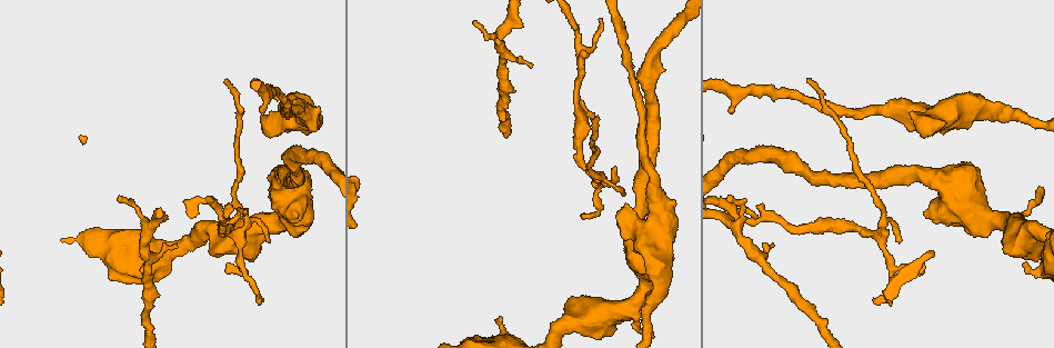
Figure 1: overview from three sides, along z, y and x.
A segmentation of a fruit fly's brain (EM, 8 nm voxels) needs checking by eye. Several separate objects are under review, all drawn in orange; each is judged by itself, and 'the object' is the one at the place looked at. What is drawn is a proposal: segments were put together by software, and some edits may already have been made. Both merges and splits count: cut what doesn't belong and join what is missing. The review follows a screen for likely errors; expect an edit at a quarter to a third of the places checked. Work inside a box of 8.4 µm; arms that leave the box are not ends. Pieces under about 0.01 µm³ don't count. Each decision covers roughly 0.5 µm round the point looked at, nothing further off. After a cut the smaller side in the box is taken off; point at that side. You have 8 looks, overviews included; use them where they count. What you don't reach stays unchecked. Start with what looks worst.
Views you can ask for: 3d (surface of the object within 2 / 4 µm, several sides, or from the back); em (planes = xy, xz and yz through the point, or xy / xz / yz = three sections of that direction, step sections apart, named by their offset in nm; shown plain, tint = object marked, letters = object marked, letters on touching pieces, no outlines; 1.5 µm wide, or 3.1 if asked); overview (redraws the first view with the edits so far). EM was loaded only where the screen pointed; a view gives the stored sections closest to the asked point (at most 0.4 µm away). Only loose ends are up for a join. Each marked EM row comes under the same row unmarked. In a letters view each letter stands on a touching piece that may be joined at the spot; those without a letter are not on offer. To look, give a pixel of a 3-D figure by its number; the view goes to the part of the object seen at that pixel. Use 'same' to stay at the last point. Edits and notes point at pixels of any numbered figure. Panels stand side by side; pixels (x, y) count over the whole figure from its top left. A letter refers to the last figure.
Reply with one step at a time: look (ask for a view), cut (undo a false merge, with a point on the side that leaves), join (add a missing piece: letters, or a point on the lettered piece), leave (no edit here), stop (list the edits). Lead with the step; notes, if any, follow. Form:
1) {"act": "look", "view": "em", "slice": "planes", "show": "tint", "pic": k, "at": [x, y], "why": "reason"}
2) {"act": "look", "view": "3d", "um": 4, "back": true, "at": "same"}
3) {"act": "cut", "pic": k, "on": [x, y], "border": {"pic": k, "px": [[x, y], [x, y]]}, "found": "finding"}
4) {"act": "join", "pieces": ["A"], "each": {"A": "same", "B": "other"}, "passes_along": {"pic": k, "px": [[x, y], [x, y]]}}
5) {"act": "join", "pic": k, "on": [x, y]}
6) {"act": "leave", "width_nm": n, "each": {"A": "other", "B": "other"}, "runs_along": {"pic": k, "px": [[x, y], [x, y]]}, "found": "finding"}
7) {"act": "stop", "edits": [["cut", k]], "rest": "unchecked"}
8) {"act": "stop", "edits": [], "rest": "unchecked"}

{"act": "look", "view": "3d", "um": 2, "pic": 1, "at": [880, 238], "why": "arms part here"}

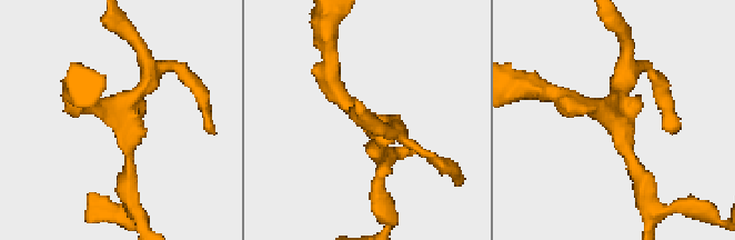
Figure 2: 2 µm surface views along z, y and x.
{"act": "look", "view": "em", "slice": "xy", "step": 8, "show": "tint", "pic": 2, "at": [115, 115], "why": "need the tissue"}

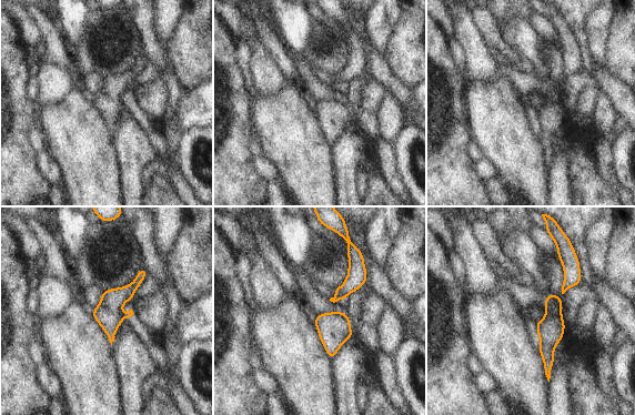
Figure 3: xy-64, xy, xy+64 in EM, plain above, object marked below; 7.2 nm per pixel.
{"act": "look", "view": "em", "slice": "planes", "show": "letters", "at": "same"}

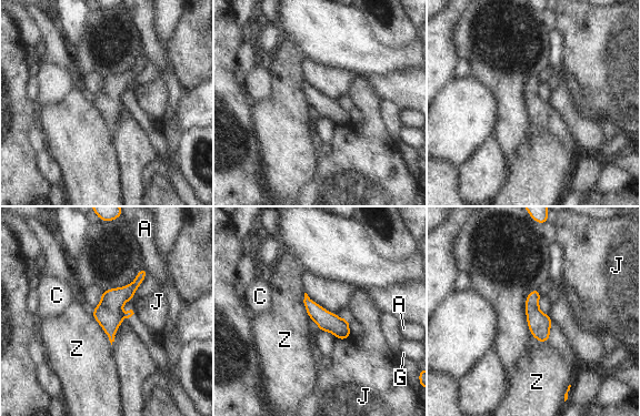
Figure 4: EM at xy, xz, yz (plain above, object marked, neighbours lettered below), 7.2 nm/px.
{"act": "leave", "width_nm": 140, "each": {"A": "other", "C": "other", "G": "other", "J": "other", "Z": "other"}, "runs_along": {"pic": 4, "px": [[143, 272], [111, 307], [111, 337]]}, "found": "one cell here"}

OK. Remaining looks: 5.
{"act": "look", "view": "em", "slice": "yz", "step": 4, "show": "letters", "pic": 1, "at": [730, 114], "why": "an open end"}

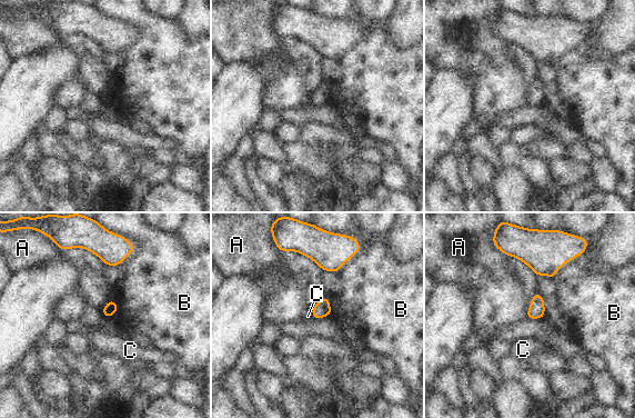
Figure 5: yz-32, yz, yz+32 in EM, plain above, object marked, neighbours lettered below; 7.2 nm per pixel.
{"act": "leave", "each": {"A": "other", "B": "other", "C": "other"}, "border": {"pic": 5, "px": [[100, 308], [106, 319]]}, "found": "no lettered piece goes on from it"}

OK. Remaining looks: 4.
{"act": "look", "view": "em", "slice": "yz", "step": 4, "show": "tint", "pic": 1, "at": [601, 20], "why": "thin end"}

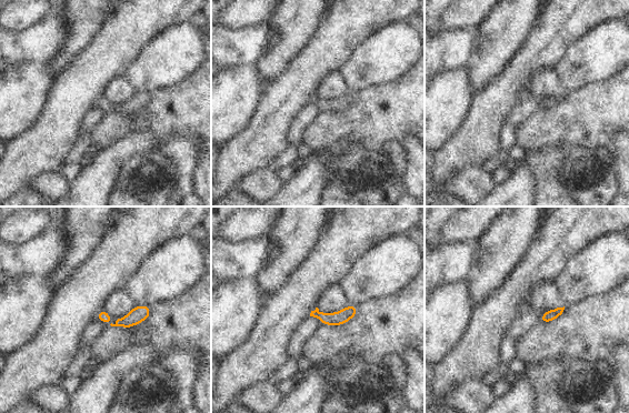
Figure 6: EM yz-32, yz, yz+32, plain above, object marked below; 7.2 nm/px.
{"act": "look", "view": "em", "slice": "planes", "show": "letters", "at": "same", "why": "another direction"}

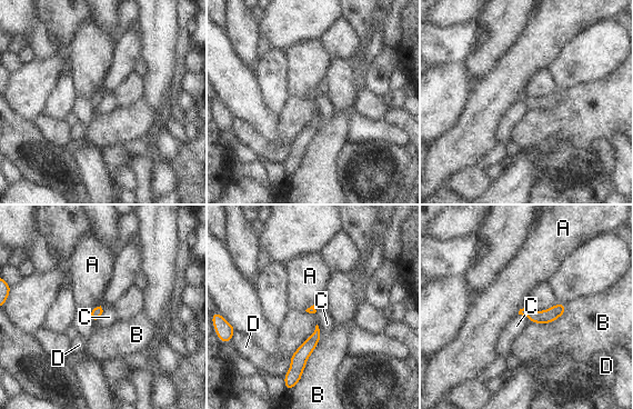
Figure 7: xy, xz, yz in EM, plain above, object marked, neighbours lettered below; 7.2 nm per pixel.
{"act": "leave", "each": {"A": "other", "B": "other", "C": "other", "D": "other"}, "runs_along": {"pic": 7, "px": [[562, 307], [549, 316], [522, 311]]}, "found": "no lettered piece goes on from it"}

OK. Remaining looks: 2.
{"act": "stop", "edits": [], "rest": "unchecked"}

